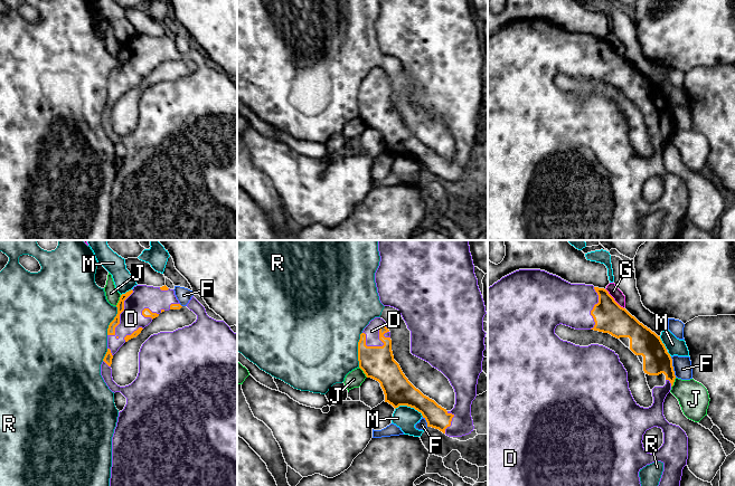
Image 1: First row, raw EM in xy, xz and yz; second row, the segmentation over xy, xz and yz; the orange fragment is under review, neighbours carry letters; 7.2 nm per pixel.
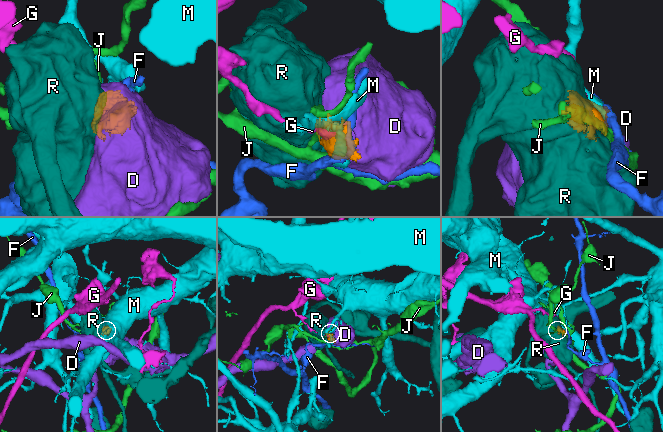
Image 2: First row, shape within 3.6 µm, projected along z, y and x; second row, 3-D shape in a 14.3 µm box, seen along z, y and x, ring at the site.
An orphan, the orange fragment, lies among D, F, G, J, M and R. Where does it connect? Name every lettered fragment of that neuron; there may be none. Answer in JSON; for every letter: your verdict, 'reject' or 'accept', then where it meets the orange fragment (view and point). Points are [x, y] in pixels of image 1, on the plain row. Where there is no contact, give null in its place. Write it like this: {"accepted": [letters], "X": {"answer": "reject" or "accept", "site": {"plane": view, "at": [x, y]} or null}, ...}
{"accepted": ["D"], "D": {"answer": "accept", "site": {"plane": "xy", "at": [119, 65]}}, "F": {"answer": "reject", "site": {"plane": "yz", "at": [672, 116]}}, "G": {"answer": "reject", "site": {"plane": "yz", "at": [613, 48]}}, "J": {"answer": "reject", "site": {"plane": "xy", "at": [119, 50]}}, "M": {"answer": "reject", "site": {"plane": "xz", "at": [410, 155]}}, "R": {"answer": "reject", "site": {"plane": "xz", "at": [358, 99]}}}

